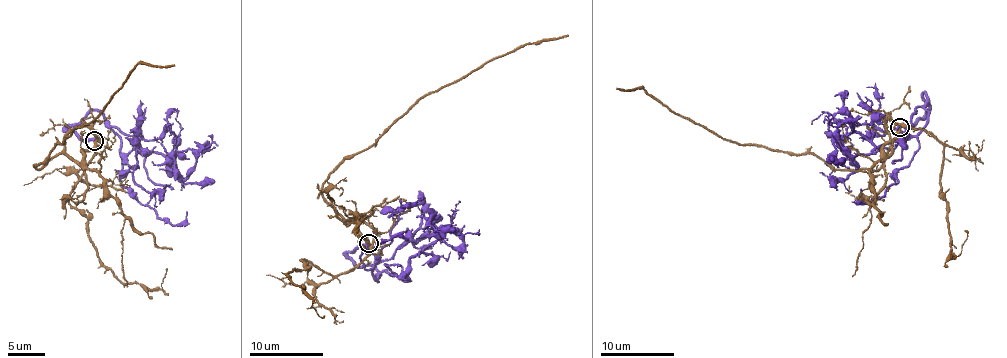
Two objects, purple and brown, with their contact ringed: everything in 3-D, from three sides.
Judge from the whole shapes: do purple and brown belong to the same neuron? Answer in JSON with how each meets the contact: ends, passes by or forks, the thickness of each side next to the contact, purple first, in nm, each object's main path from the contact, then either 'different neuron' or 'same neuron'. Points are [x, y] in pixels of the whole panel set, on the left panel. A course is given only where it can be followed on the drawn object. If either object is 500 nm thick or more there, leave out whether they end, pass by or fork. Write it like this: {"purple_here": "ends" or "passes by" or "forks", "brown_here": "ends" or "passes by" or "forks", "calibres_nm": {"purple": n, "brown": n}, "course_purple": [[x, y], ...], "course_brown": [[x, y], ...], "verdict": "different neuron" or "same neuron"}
{"purple_here": "ends", "brown_here": "forks", "calibres_nm": {"purple": 320, "brown": 280}, "course_purple": [[94, 140], [67, 130], [96, 110], [169, 168], [179, 153], [171, 157], [183, 184], [212, 184]], "course_brown": [[94, 142], [81, 163], [60, 154], [34, 167], [75, 128], [94, 121], [138, 63], [174, 66]], "verdict": "same neuron"}

